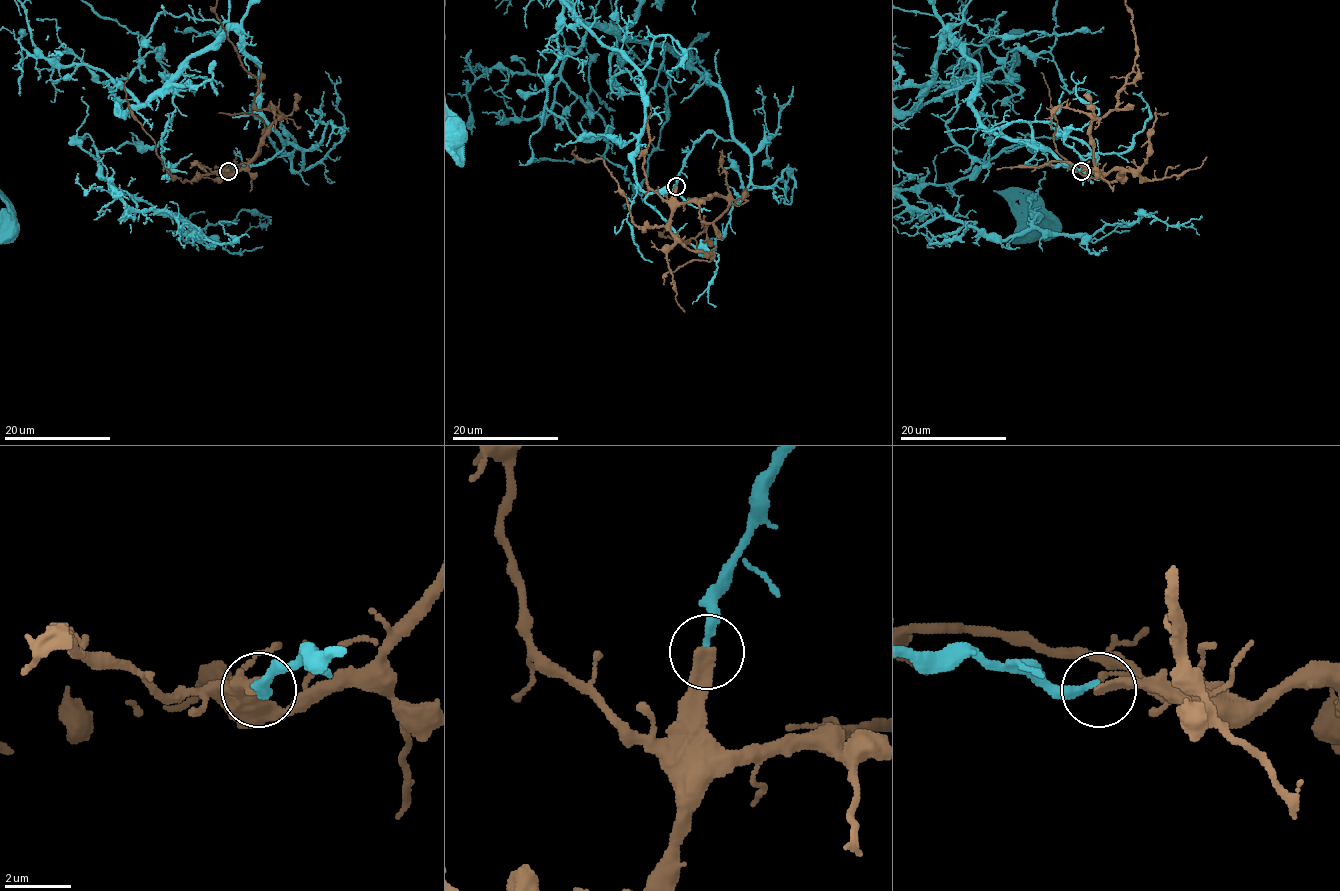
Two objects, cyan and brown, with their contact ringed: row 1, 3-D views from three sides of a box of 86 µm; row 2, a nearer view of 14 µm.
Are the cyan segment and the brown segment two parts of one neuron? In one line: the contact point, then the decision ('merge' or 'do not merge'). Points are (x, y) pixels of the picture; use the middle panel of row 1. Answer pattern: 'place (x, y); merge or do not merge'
place (676, 186); do not merge

